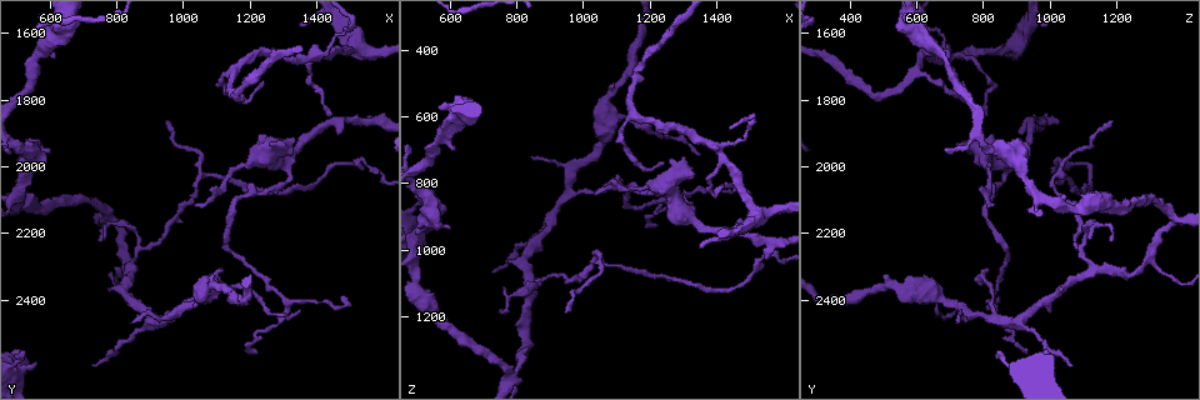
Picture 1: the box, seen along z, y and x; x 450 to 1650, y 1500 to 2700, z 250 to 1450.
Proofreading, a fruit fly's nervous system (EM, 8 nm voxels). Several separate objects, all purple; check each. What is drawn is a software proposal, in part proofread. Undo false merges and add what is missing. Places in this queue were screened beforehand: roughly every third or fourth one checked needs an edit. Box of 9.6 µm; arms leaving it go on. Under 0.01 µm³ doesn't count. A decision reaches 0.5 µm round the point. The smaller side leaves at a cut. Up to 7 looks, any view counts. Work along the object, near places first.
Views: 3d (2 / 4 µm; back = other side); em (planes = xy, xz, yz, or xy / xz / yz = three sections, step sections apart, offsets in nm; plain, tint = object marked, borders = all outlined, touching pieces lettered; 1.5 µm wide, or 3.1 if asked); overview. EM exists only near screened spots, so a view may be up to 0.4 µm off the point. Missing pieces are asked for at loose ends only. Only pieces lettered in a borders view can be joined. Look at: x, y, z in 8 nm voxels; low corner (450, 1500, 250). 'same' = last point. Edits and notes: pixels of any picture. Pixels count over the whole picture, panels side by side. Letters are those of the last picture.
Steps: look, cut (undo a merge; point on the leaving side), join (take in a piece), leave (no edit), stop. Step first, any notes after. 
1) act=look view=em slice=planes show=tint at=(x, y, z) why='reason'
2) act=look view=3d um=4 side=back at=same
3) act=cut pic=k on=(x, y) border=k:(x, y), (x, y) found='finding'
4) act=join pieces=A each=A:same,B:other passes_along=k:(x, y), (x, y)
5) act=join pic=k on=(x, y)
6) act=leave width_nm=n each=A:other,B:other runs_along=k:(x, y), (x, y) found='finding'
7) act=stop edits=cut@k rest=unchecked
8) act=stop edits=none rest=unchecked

act=look view=em slice=planes show=tint at=(1520, 1640, 900) why='arms part here'

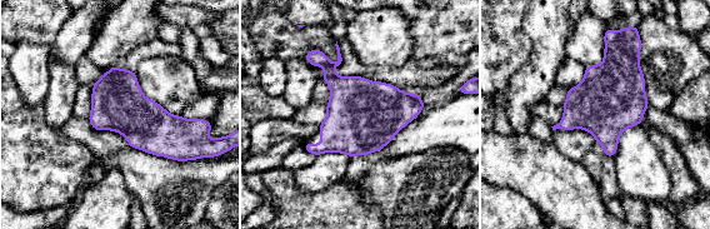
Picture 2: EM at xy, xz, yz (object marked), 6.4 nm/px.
act=look view=em slice=planes show=borders at=same why='see the neighbours'

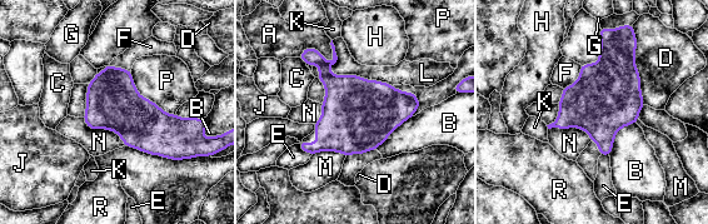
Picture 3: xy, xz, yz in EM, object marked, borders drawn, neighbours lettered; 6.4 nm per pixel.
act=leave each=A:other,B:other,C:other,D:other,E:other,F:other,G:other,H:other,J:other,K:other,L:other,M:other,N:other,P:other,R:other border=3:(636, 122), (616, 134), (609, 155) found='one cell here'

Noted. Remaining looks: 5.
act=look view=em slice=planes show=borders at=(1470, 2390, 850) why='thin end'

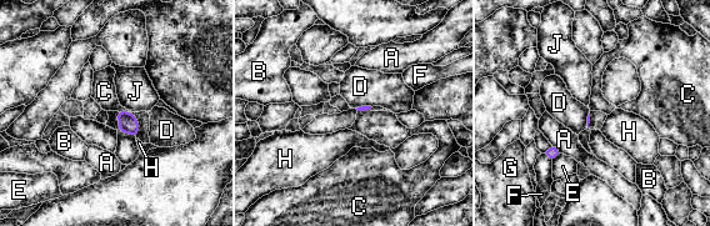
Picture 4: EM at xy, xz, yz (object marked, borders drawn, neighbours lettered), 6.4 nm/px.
act=leave each=A:other,B:other,C:other,D:other,E:other,F:other,G:other,H:other,J:other border=4:(118, 110), (133, 114) found='none of them fits'

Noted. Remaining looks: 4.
act=look view=em slice=yz step=8 show=borders at=(1290, 1930, 770) why='calibre changes'

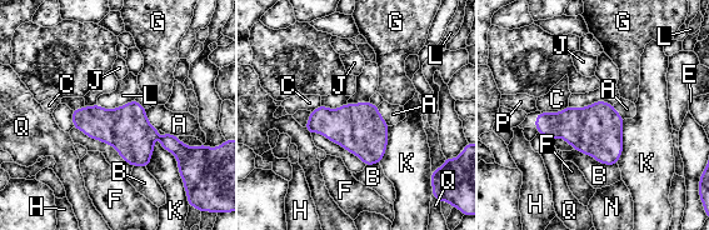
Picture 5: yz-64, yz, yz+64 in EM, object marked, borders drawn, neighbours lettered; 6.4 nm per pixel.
act=leave width_nm=300 each=A:other,B:other,C:other,E:other,F:other,G:other,H:other,J:other,K:other,L:other,N:other,P:other,Q:other border=5:(134, 99), (110, 109), (96, 104) found='all the same cell'

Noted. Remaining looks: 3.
act=stop edits=none rest=unchecked

